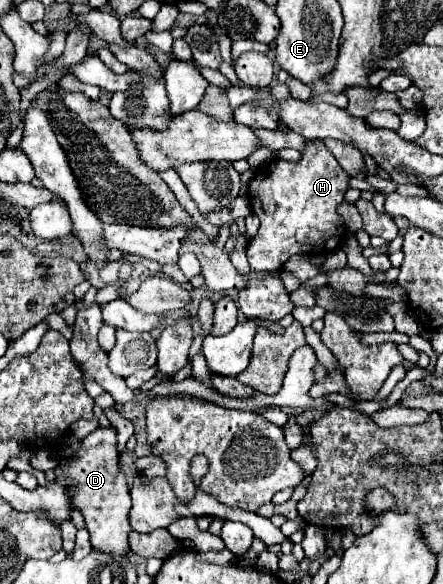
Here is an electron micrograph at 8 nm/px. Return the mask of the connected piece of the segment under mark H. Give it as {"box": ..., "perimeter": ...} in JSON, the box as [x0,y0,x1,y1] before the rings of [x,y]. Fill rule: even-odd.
{"box":[246,139,350,273],"perimeter":[[[306,139],[304,145],[308,145],[308,147],[302,151],[302,159],[298,163],[280,161],[280,159],[266,163],[264,167],[260,167],[256,171],[254,179],[248,185],[252,211],[260,217],[260,229],[258,229],[256,237],[250,241],[248,251],[246,251],[250,267],[254,271],[272,273],[272,271],[282,269],[286,259],[296,255],[296,253],[300,253],[300,255],[326,255],[344,243],[346,229],[344,229],[344,221],[338,215],[336,207],[338,207],[338,203],[344,201],[344,193],[348,189],[350,177],[338,165],[336,157],[326,149],[322,139],[318,139],[318,141]]]}

